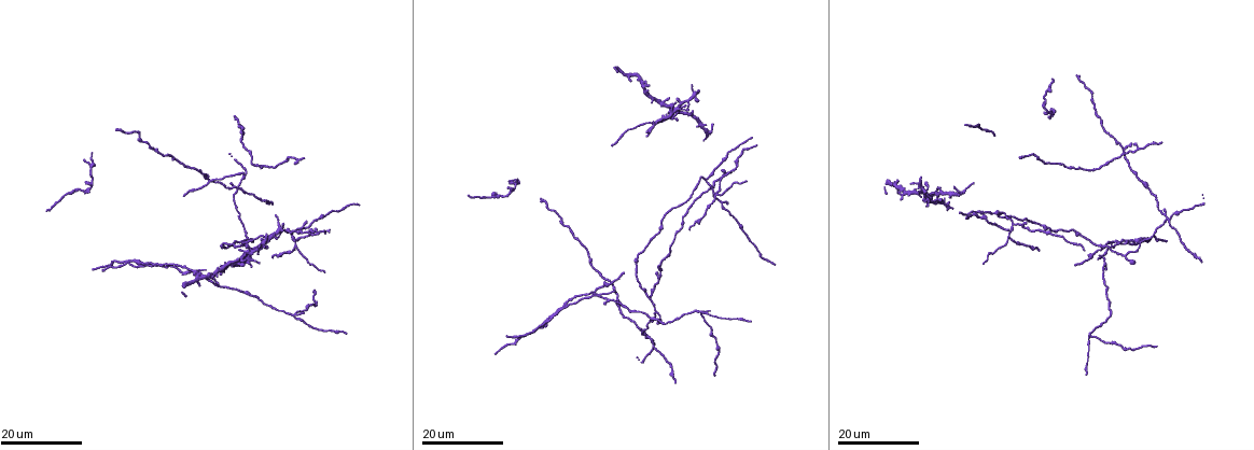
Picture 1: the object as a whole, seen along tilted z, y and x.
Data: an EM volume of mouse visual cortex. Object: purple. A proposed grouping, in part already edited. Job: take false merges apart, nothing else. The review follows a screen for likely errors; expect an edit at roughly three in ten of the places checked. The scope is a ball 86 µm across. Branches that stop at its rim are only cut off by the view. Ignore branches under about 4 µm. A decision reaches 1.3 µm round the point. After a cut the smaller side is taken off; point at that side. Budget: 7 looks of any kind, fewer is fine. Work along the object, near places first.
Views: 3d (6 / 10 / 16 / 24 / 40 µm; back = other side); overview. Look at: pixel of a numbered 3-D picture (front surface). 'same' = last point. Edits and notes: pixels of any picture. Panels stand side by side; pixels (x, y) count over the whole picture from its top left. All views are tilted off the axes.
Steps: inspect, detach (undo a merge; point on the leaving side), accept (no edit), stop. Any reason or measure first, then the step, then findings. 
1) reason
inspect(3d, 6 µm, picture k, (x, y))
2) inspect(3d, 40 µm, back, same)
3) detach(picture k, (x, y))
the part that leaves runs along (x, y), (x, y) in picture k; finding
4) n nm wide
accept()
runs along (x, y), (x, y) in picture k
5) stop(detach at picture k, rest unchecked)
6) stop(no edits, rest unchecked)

branch point
inspect(3d, 24 µm, picture 1, (1013, 223))

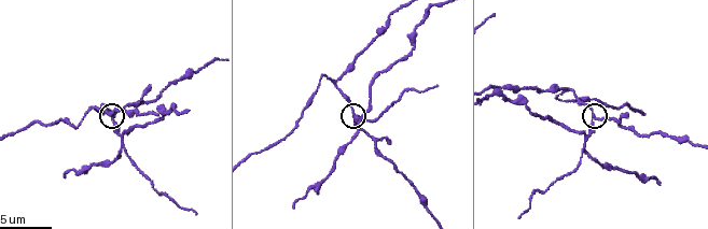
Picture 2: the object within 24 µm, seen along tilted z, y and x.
inspect(3d, 6 µm, picture 2, (597, 117))

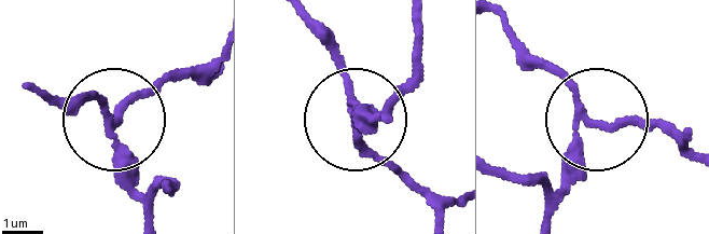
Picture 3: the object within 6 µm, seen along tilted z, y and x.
210 nm wide
detach(picture 3, (116, 178))
the part that leaves runs along (352, 95), (352, 110), (367, 115), (400, 87), (412, 23) in picture 3; a second neuron is stuck on

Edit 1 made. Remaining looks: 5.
looks like a crossing
inspect(3d, 16 µm, picture 1, (295, 316))

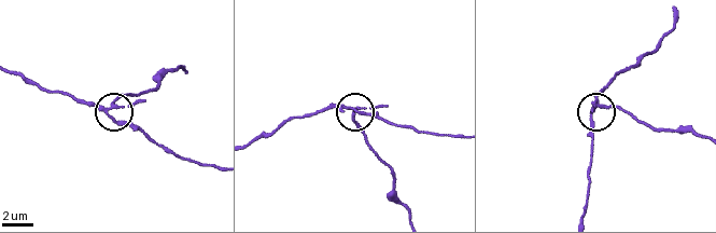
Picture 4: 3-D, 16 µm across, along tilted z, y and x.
closer look
inspect(3d, 6 µm, picture 4, (108, 112))

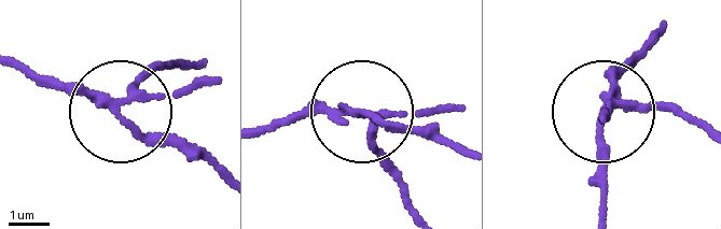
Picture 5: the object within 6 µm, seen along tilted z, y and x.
4 arms
detach(picture 5, (148, 68))
the part that leaves runs along (119, 102), (136, 77), (185, 60) in picture 5; a second neuron is stuck on

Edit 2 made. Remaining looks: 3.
side arm on a straight run
inspect(3d, 16 µm, picture 1, (1124, 257))

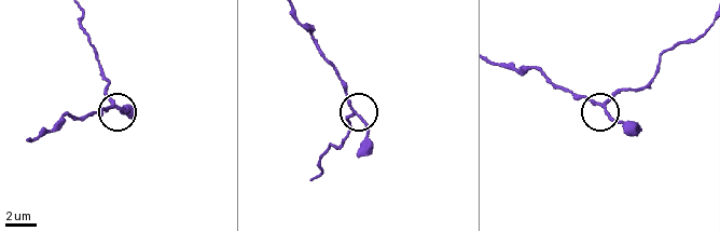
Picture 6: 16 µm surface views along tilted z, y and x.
zoom in
inspect(3d, 6 µm, picture 6, (114, 103))

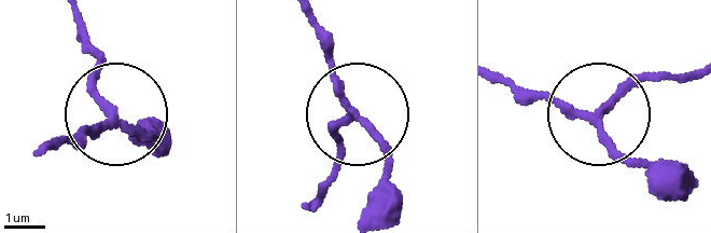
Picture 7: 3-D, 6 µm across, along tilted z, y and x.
inspect(3d, 6 µm, back, picture 7, (602, 116))

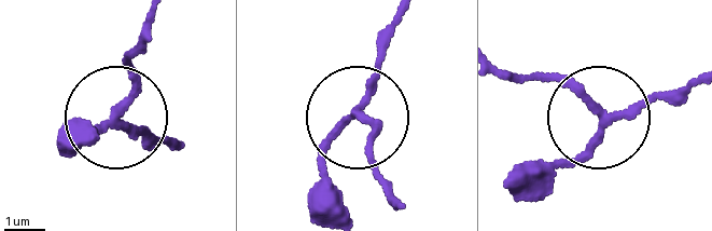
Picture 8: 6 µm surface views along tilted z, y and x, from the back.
170 nm wide
accept()
one neuron here

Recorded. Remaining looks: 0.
stop(detach at picture 3, detach at picture 5, rest unchecked)

